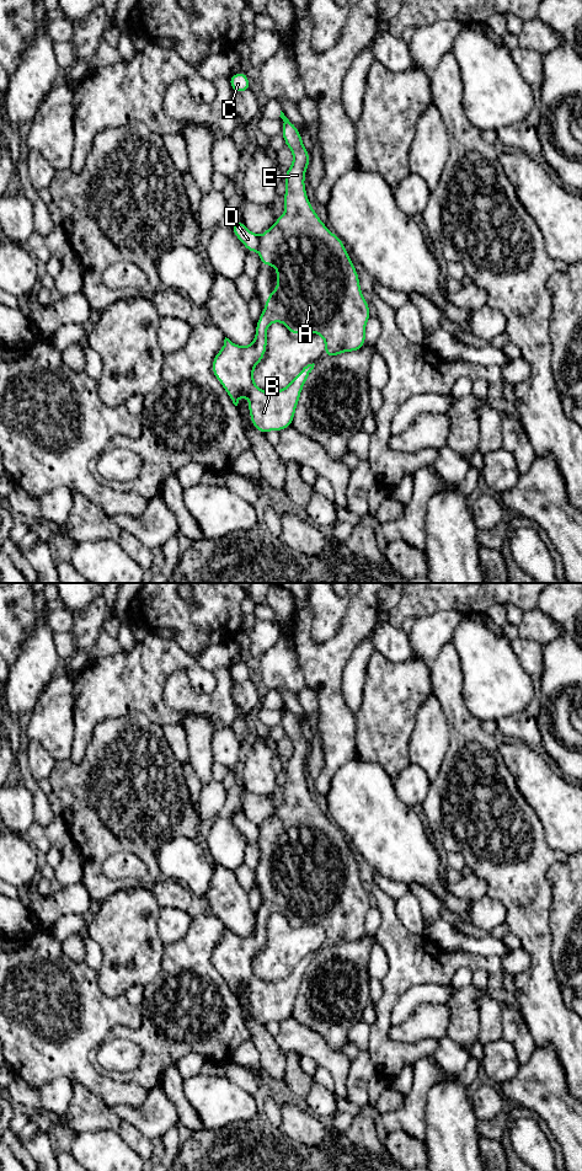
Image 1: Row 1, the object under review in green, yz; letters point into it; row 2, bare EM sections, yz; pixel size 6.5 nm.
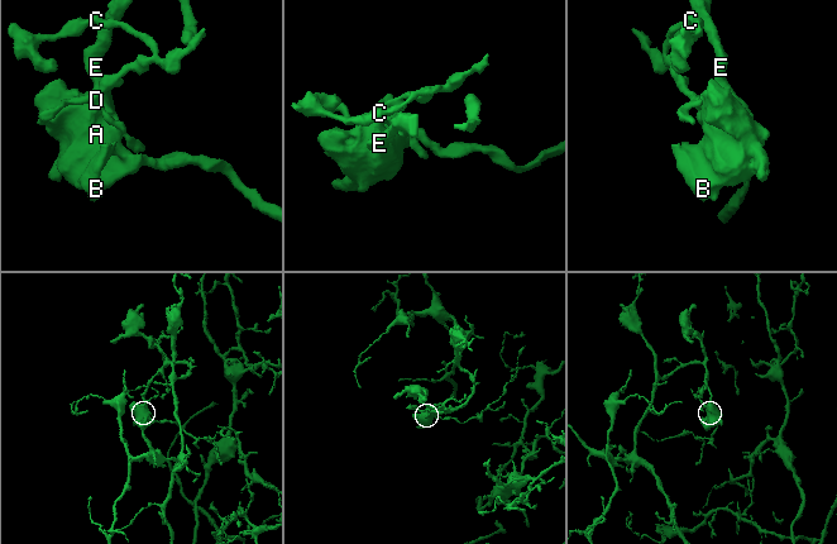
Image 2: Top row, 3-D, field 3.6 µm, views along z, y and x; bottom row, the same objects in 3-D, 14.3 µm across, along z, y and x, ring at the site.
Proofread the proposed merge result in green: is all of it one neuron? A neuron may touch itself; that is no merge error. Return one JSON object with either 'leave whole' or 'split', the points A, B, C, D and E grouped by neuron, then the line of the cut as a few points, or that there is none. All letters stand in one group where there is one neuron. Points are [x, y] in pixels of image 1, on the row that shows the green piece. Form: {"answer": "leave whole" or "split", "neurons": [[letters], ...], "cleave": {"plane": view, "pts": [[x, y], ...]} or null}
{"answer": "split", "neurons": [["A", "B", "E"], ["C", "D"]], "cleave": {"plane": "yz", "pts": [[259, 236], [260, 249]]}}

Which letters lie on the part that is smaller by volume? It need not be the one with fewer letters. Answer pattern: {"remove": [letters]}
{"remove": ["C", "D"]}

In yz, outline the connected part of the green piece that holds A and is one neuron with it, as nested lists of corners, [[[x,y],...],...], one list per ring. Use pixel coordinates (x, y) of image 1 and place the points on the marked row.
[[[282,111],[279,117],[284,122],[281,134],[293,153],[293,164],[285,171],[284,214],[260,236],[260,263],[277,269],[277,288],[267,296],[265,309],[256,322],[253,342],[240,347],[225,337],[223,348],[212,363],[214,376],[235,406],[242,395],[247,397],[251,423],[263,434],[269,431],[281,432],[292,426],[301,389],[315,365],[313,363],[304,367],[282,390],[258,389],[253,380],[253,369],[266,353],[266,333],[269,325],[282,322],[292,335],[319,333],[325,341],[324,357],[335,357],[359,351],[365,344],[365,325],[370,319],[358,273],[343,241],[326,228],[308,199],[304,181],[310,157],[300,132]]]

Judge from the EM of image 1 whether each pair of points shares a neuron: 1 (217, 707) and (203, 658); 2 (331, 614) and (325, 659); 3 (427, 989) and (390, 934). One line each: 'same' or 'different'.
1: different
2: different
3: different

